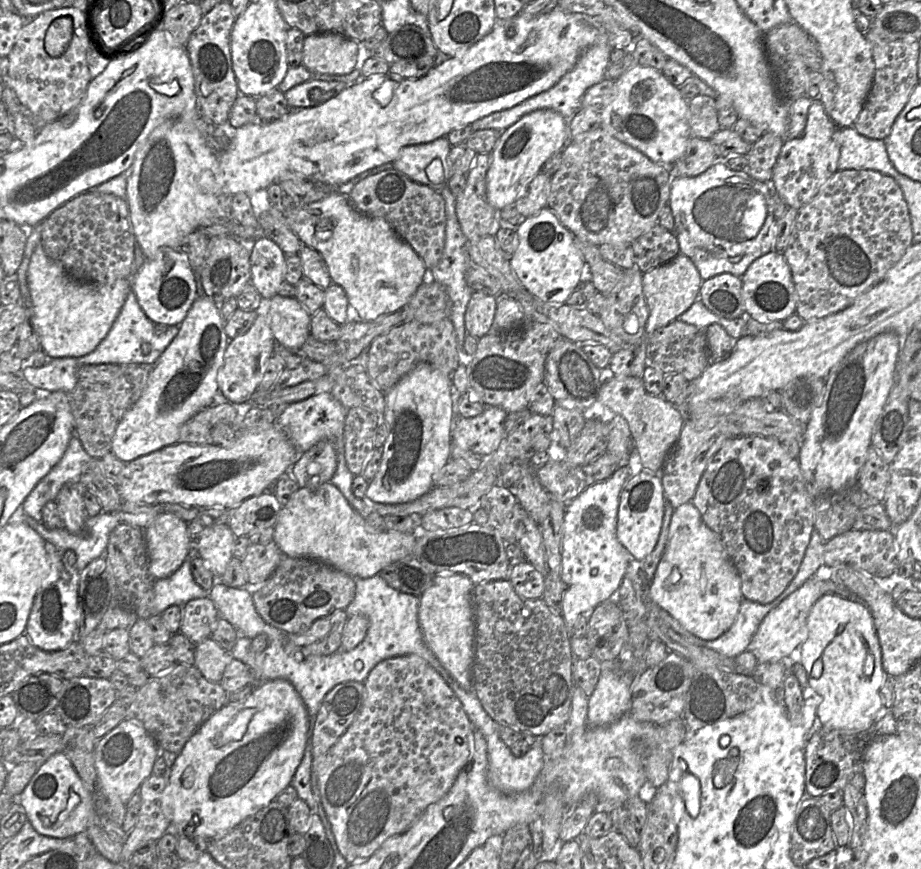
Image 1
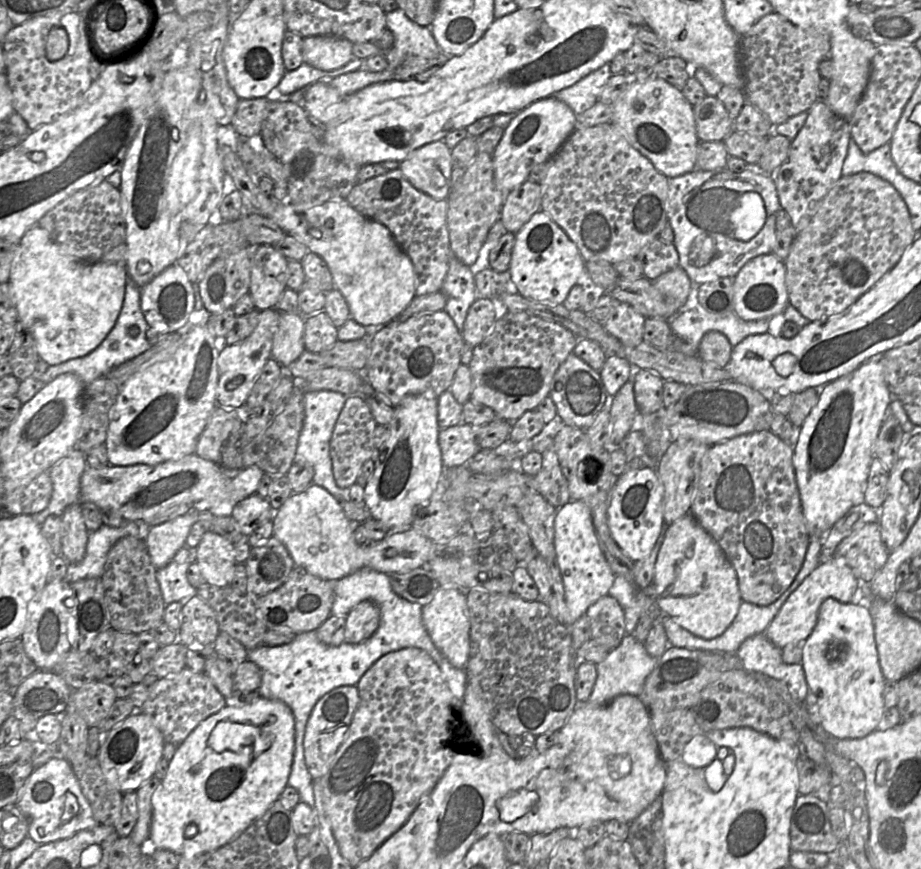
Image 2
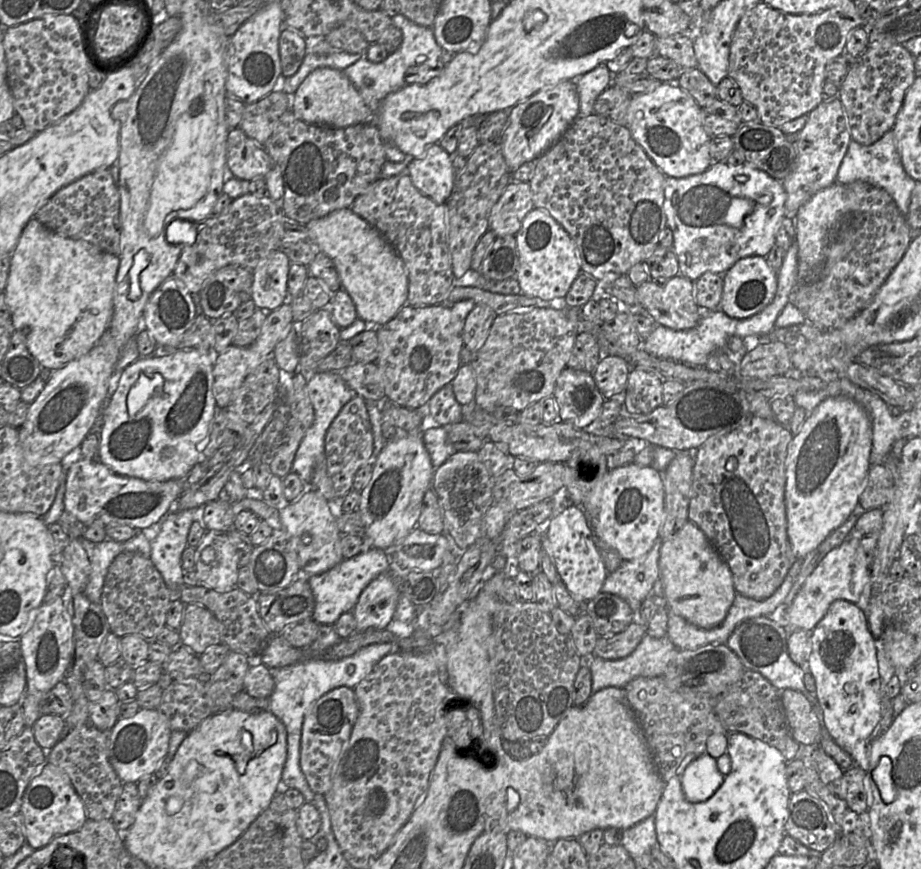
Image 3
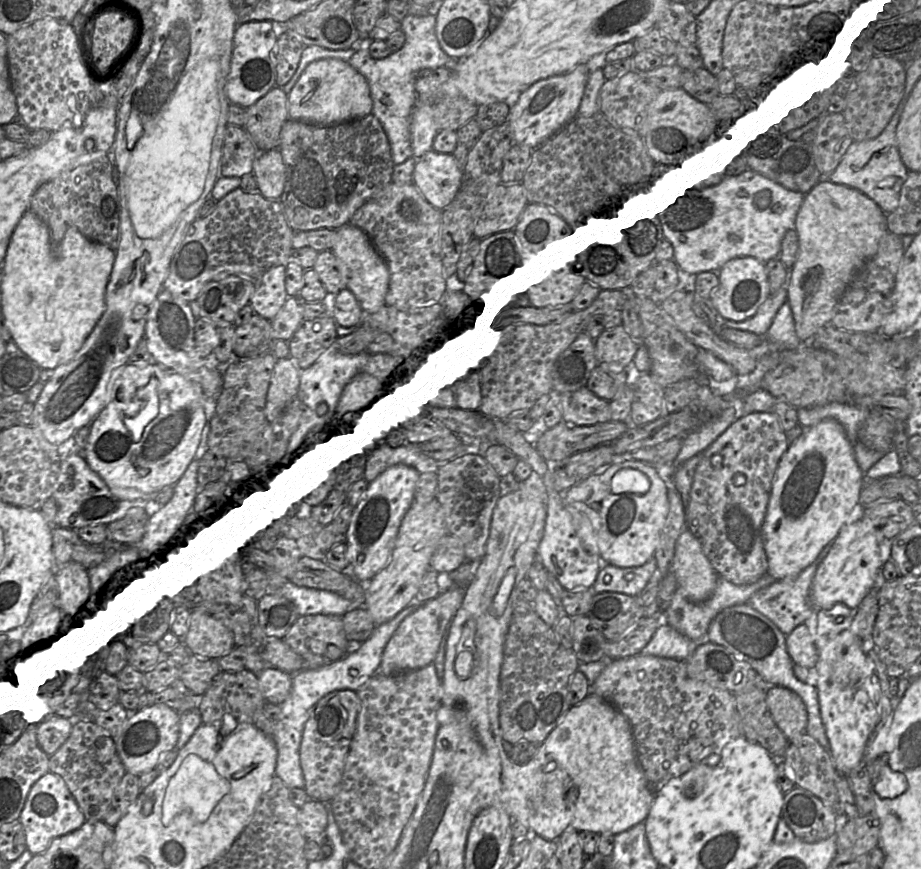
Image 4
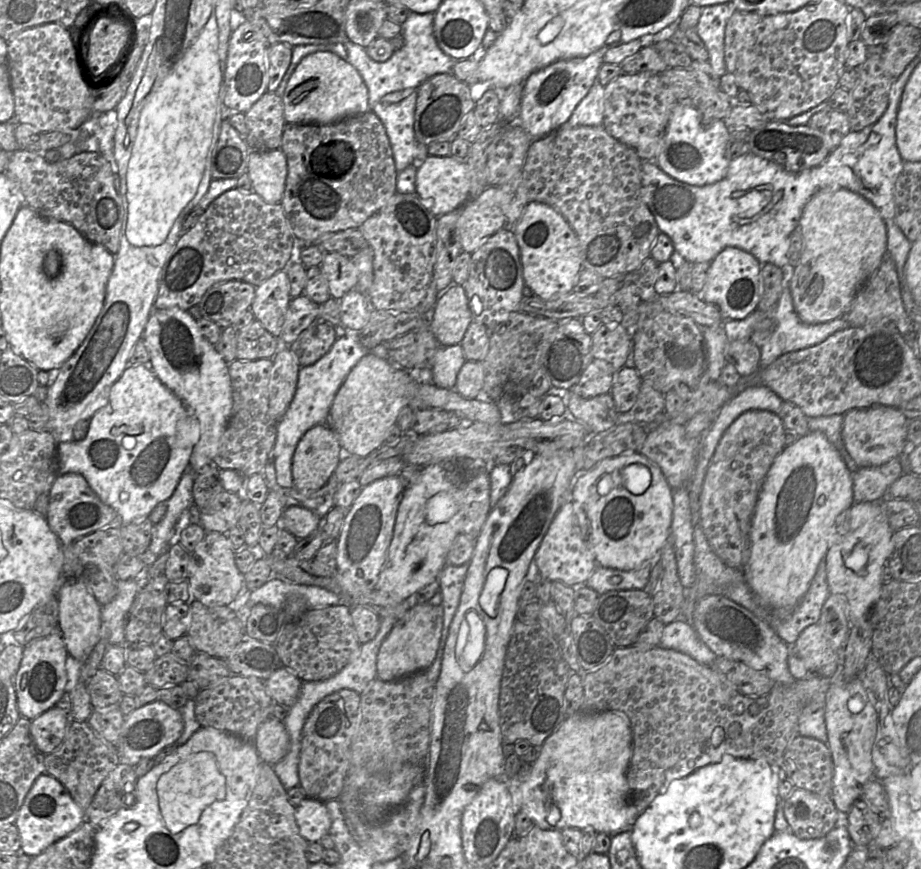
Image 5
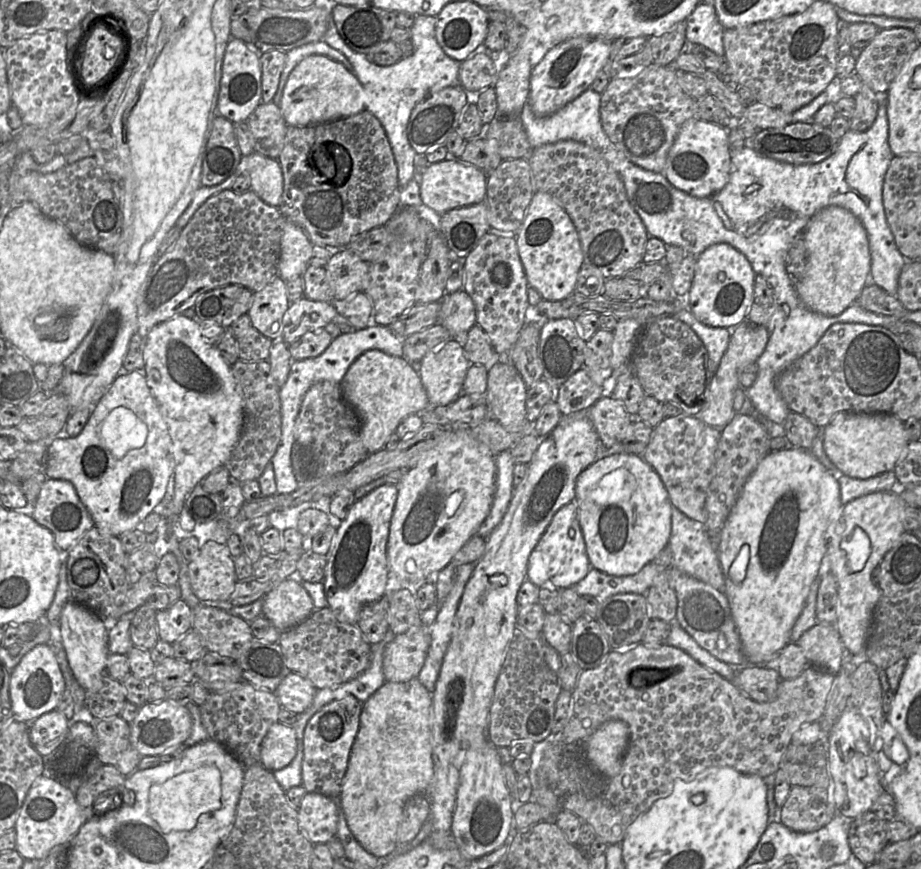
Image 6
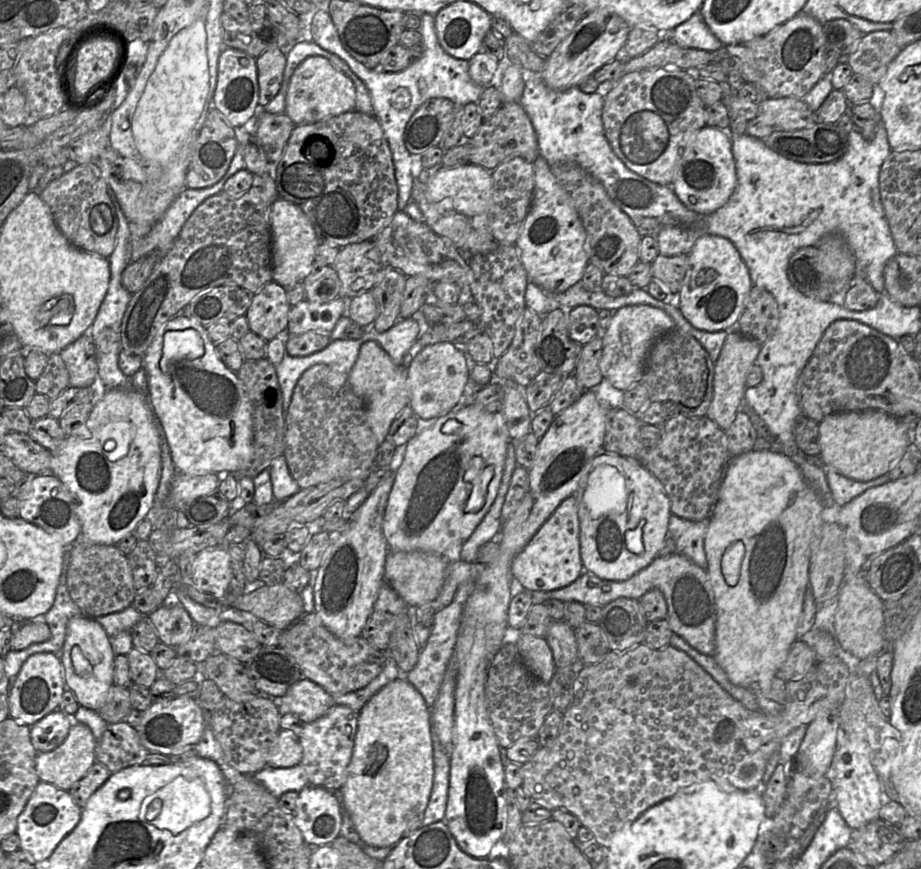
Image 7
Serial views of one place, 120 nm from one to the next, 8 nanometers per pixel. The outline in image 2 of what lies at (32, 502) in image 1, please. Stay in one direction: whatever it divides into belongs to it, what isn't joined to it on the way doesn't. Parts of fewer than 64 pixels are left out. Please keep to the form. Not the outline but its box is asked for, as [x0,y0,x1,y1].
[31,448,86,525]

